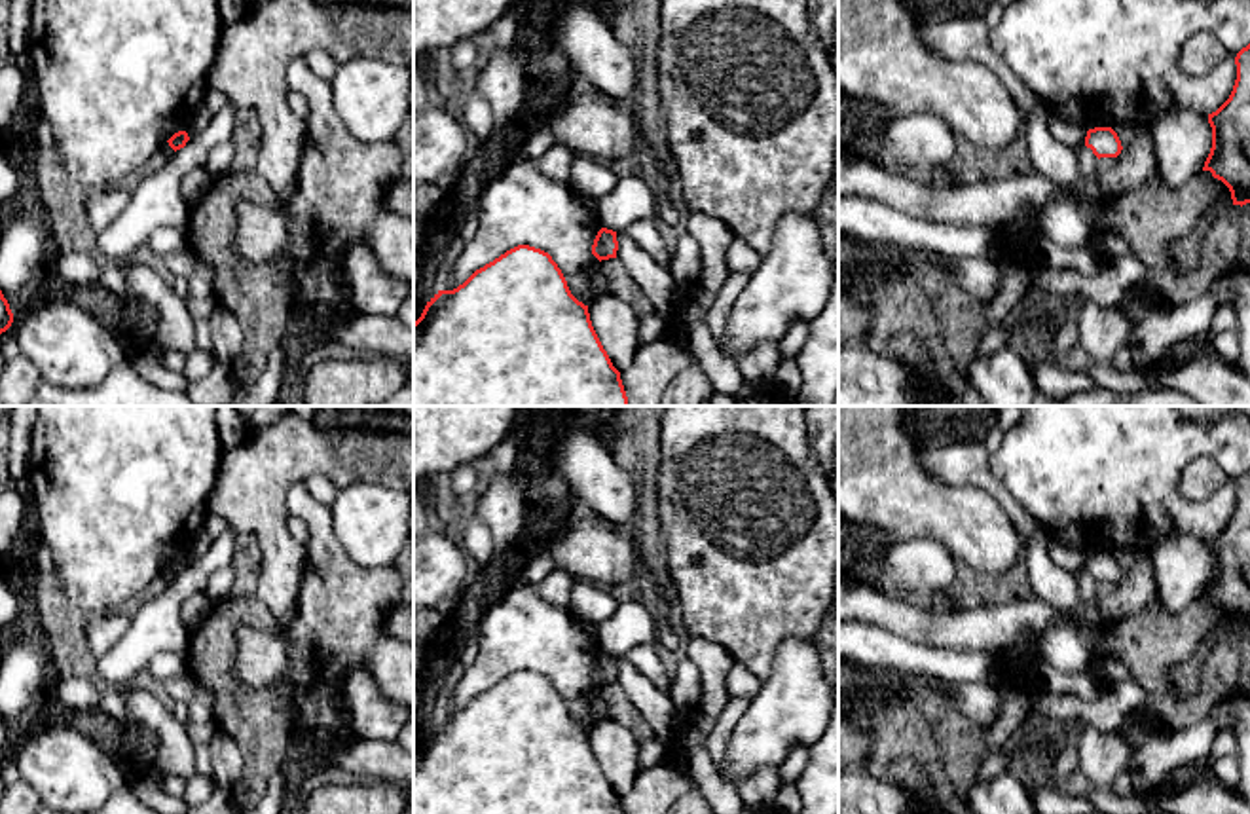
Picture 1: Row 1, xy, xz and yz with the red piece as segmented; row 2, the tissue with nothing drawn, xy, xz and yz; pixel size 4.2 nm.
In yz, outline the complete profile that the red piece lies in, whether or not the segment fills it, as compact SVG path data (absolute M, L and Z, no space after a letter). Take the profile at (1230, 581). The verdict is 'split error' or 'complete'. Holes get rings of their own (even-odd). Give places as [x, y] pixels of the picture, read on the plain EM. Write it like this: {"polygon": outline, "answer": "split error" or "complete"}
{"polygon": "M1250 469L1237 482L1237 505L1229 524L1212 539L1212 573L1203 596L1229 617L1233 630L1250 628Z", "answer": "complete"}

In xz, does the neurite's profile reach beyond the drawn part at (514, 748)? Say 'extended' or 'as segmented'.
as segmented

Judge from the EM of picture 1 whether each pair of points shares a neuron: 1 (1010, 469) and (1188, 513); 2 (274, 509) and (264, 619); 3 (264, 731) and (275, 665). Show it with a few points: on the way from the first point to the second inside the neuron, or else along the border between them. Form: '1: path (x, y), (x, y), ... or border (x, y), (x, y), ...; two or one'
1: path (1053, 469), (1099, 469), (1127, 496), (1144, 498); one
2: border (257, 594), (277, 625); two
3: border (234, 661), (247, 687), (291, 685), (293, 725); two

